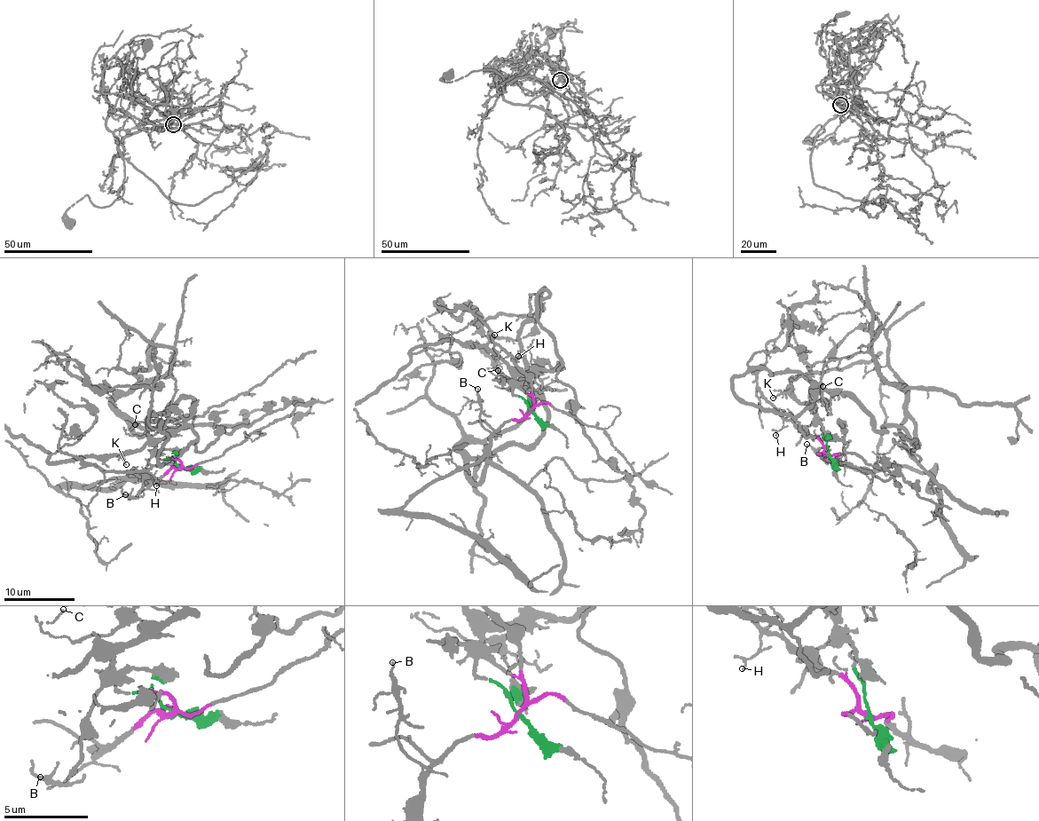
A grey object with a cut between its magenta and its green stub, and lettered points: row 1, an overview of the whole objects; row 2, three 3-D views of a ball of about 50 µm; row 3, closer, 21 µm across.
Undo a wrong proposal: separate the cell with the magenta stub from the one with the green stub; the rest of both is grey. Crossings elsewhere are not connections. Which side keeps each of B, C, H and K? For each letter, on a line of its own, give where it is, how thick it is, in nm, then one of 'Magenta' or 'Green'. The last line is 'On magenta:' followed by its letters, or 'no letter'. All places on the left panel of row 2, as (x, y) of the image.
B: Place: (125, 494). Thickness 140 nm. Magenta
C: Place: (135, 424). Thickness 130 nm. Green
H: Place: (156, 485). Thickness 100 nm. Magenta
K: Place: (126, 464). Thickness 120 nm. Green
On magenta: B, H

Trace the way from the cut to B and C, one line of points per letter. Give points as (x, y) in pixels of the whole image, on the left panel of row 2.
B: (179, 469), (170, 469), (134, 499), (125, 494)
C: (179, 469), (157, 456), (156, 445), (185, 421), (172, 412), (153, 434), (131, 436), (126, 430), (136, 424)

